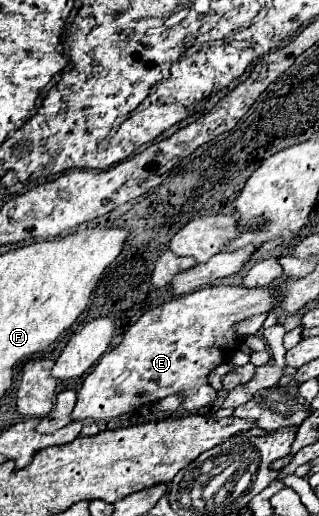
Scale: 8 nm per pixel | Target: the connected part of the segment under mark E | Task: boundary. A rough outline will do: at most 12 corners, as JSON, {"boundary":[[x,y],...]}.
{"boundary":[[206,286],[130,326],[84,378],[72,420],[166,396],[210,406],[234,326],[268,288]]}

